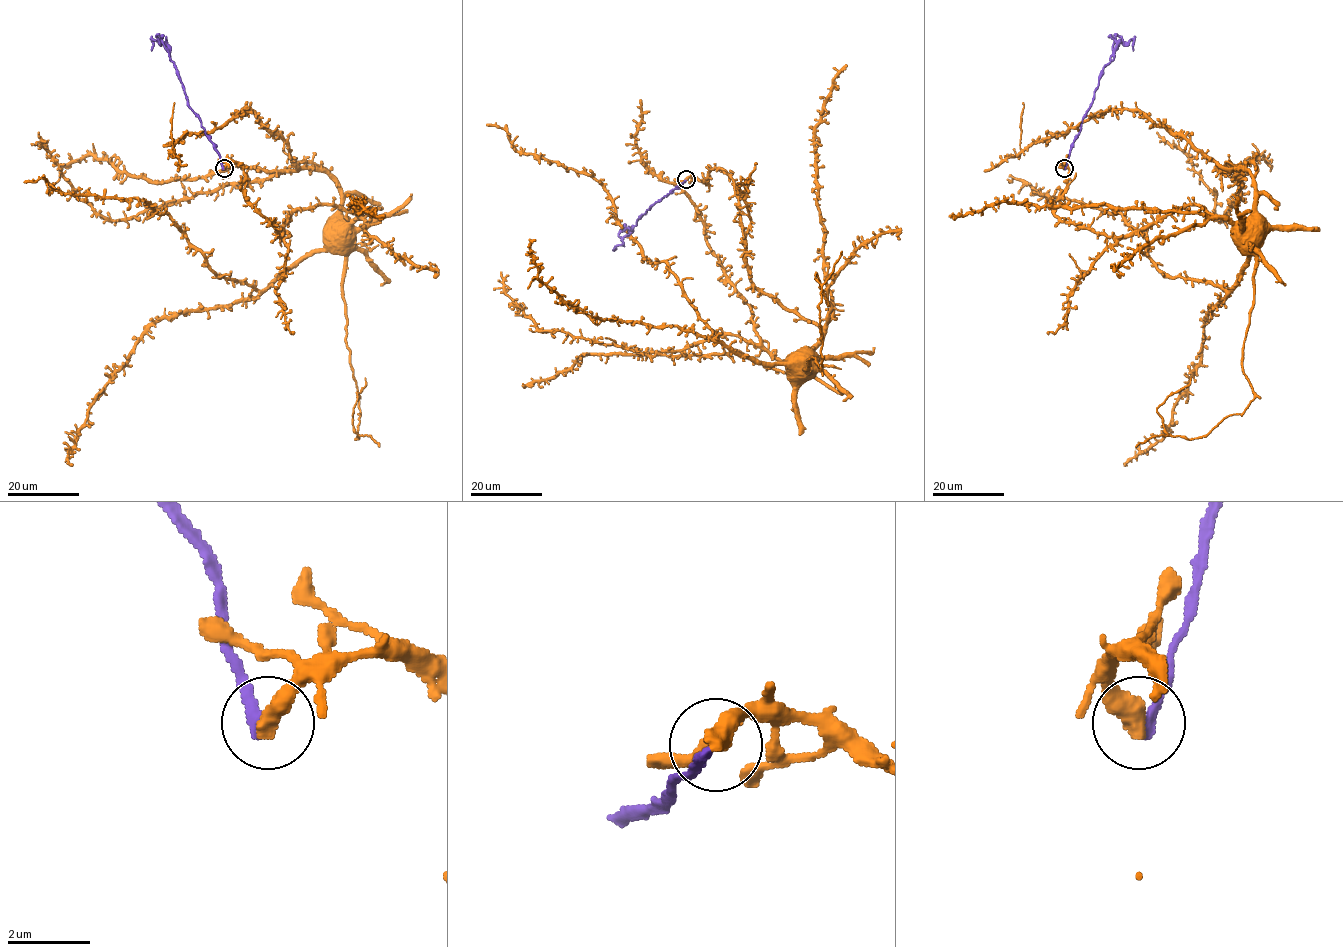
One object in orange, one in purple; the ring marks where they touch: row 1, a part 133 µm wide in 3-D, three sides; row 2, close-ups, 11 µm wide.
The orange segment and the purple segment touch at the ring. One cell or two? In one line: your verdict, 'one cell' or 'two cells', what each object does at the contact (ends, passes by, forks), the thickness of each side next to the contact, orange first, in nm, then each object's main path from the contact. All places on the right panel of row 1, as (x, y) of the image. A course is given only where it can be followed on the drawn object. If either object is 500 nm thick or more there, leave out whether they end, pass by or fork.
two cells | 500/260 nm | orange via (1064, 168), (1062, 221), (1121, 237), (1199, 205), (1248, 248), (1240, 280), (1169, 277), (1120, 214), (1008, 181) | purple via (1065, 168), (1082, 117), (1090, 106), (1101, 71), (1120, 43), (1132, 40), (1133, 50)

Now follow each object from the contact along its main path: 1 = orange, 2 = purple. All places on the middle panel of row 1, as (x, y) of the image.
1: (686, 179), (730, 177), (750, 280), (819, 328), (786, 363), (736, 355), (599, 183), (486, 124)
2: (685, 180), (652, 206), (614, 249)

